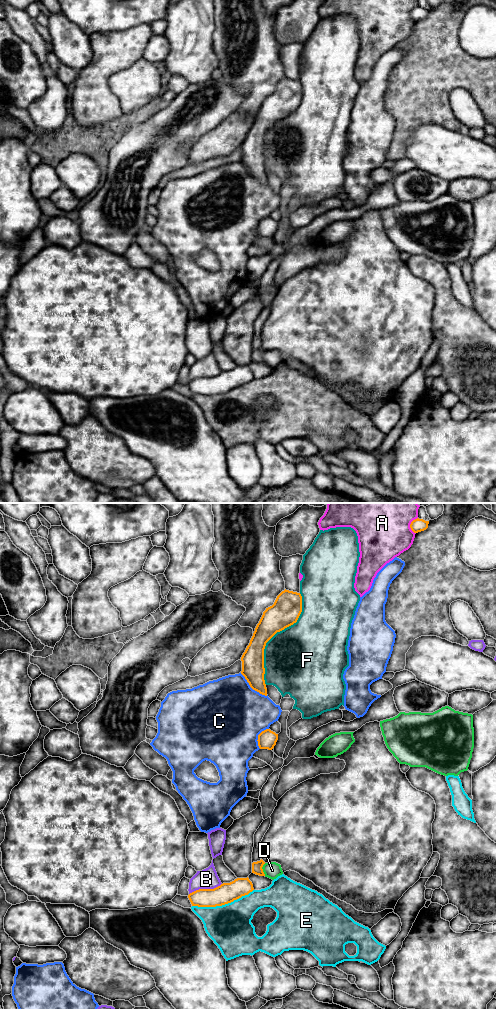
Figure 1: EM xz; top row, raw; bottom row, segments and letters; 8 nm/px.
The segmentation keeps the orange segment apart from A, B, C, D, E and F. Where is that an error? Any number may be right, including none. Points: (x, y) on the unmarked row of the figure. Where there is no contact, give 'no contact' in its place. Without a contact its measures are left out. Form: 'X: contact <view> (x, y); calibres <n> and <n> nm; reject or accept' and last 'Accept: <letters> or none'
A: contact xz (410, 13); calibres 110 and 400 nm; reject
B: contact xz (205, 377); calibres 160 and 160 nm; reject
C: contact xz (252, 176); calibres 180 and 500 nm; reject
D: contact xz (262, 357); calibres 80 and 140 nm; reject
E: contact xz (222, 392); calibres 160 and 360 nm; reject
F: contact xz (274, 122); calibres 240 and 500 nm; reject
Accept: none

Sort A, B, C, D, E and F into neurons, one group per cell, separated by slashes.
A / B / C / D / E / F

